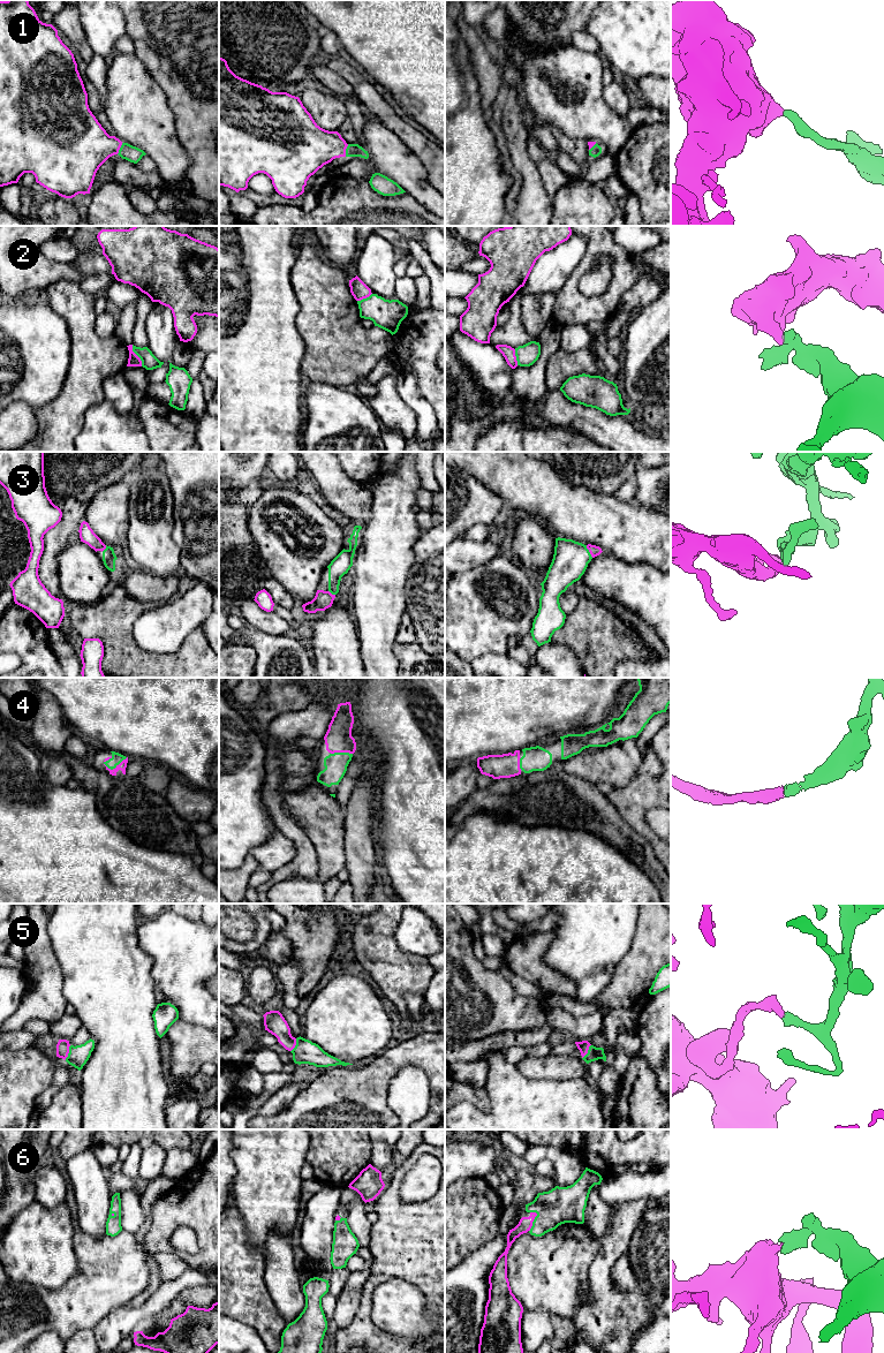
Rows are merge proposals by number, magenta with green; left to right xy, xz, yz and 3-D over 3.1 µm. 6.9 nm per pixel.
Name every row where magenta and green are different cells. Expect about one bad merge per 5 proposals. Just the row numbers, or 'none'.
2

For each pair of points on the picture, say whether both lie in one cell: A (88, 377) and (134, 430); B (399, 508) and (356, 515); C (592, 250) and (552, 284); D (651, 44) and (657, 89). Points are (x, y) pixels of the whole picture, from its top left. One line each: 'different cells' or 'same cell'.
A: different cells
B: different cells
C: different cells
D: different cells

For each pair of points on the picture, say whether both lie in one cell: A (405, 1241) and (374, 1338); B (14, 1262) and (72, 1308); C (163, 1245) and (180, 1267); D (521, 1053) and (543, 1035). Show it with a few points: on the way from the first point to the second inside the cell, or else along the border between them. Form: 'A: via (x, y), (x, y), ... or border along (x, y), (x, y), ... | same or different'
A: via (386, 1265), (367, 1291), (365, 1314) | same
B: border along (72, 1276), (57, 1289), (44, 1289), (21, 1282) | different
C: border along (172, 1251), (150, 1253) | different
D: border along (553, 1034), (537, 1045), (510, 1047), (505, 1051) | different

